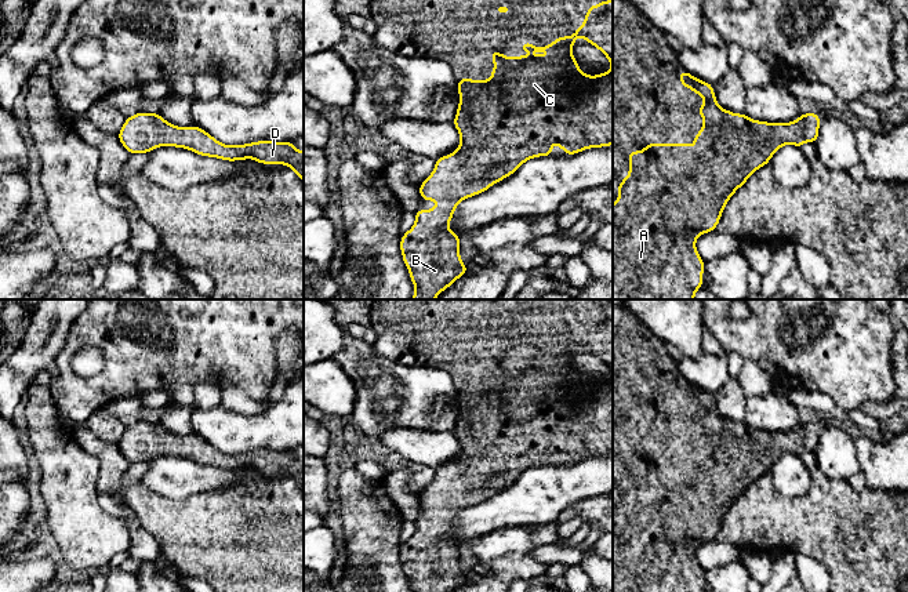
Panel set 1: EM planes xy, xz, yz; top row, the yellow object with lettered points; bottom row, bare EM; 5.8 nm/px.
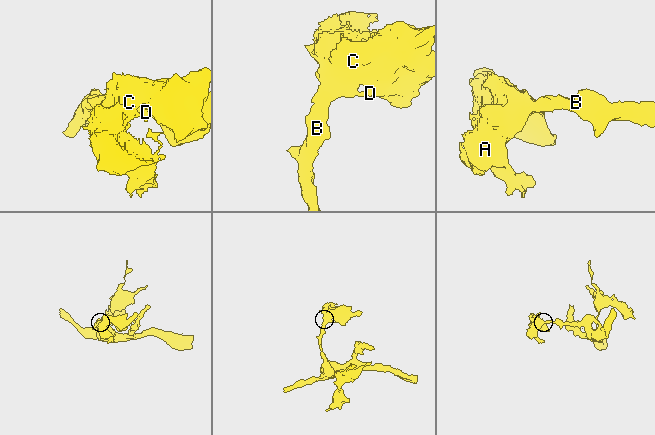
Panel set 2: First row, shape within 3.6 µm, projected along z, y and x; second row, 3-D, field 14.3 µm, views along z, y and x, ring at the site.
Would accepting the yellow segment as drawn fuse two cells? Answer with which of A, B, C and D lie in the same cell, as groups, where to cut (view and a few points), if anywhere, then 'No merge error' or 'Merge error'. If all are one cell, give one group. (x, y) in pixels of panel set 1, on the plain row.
Groups: A B C D. No split. No merge error

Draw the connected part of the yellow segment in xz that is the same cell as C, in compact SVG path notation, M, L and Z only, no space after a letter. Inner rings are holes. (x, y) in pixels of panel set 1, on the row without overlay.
M613 308L591 315L585 331L569 346L559 345L549 355L531 355L529 349L520 360L555 360L555 366L504 366L491 362L495 377L490 389L458 388L460 414L453 433L460 440L460 457L436 469L433 482L420 494L422 509L439 509L432 519L417 519L414 535L402 545L400 559L413 592L453 592L466 582L468 575L460 567L460 545L447 538L461 509L479 504L493 493L512 484L526 469L552 465L556 451L566 464L575 464L588 457L613 454ZM584 346L599 357L611 371L611 378L598 385L580 381L573 366L573 353Z

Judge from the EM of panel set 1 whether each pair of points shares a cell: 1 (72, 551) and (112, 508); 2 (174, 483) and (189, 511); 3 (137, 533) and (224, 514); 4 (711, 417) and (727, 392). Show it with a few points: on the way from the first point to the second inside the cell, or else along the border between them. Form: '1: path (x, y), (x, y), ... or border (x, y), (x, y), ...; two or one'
1: border (97, 493), (100, 505), (123, 522), (129, 537); two
2: border (151, 490), (170, 498), (185, 498), (214, 490); two
3: border (130, 508), (162, 552); two
4: border (711, 393), (715, 409), (722, 417), (744, 422); two

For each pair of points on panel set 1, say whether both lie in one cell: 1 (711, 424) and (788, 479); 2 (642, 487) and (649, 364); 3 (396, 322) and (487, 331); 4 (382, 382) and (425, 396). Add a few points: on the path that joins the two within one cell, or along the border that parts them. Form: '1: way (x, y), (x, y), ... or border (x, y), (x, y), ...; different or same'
1: border (799, 456), (791, 453), (781, 454), (767, 472); different
2: way (638, 457), (638, 395); same
3: way (418, 322), (465, 322); same
4: way (393, 389), (405, 396), (414, 396); same

